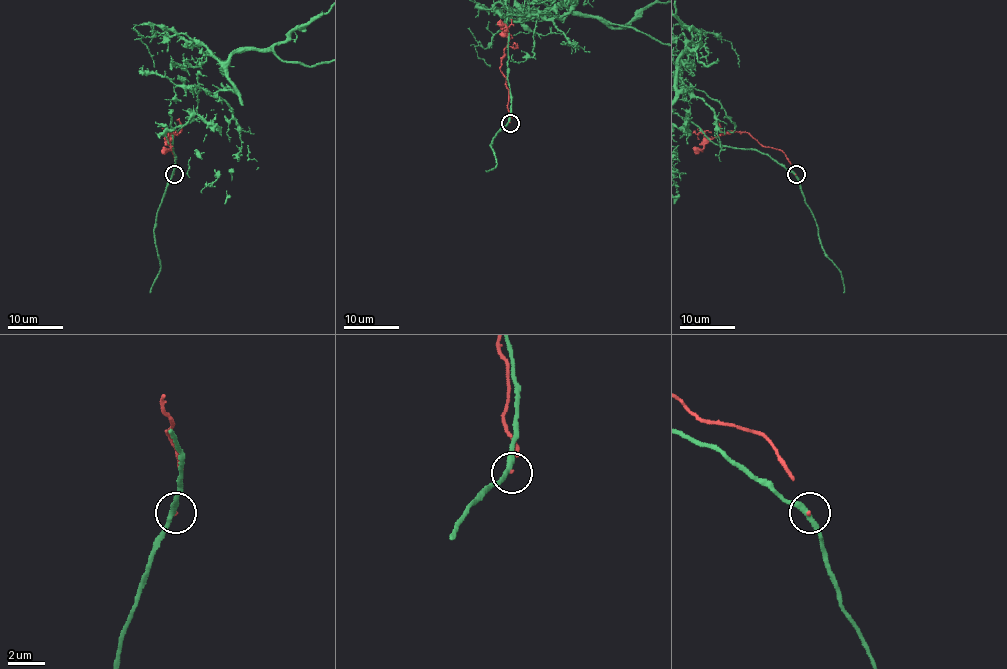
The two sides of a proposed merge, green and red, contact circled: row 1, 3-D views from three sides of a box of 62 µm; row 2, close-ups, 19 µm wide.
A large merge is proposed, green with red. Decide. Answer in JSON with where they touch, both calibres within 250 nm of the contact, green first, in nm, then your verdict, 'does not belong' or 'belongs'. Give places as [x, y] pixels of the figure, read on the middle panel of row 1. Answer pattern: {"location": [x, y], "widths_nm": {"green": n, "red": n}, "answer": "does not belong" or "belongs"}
{"location": [510, 123], "widths_nm": {"green": 300, "red": 110}, "answer": "does not belong"}

